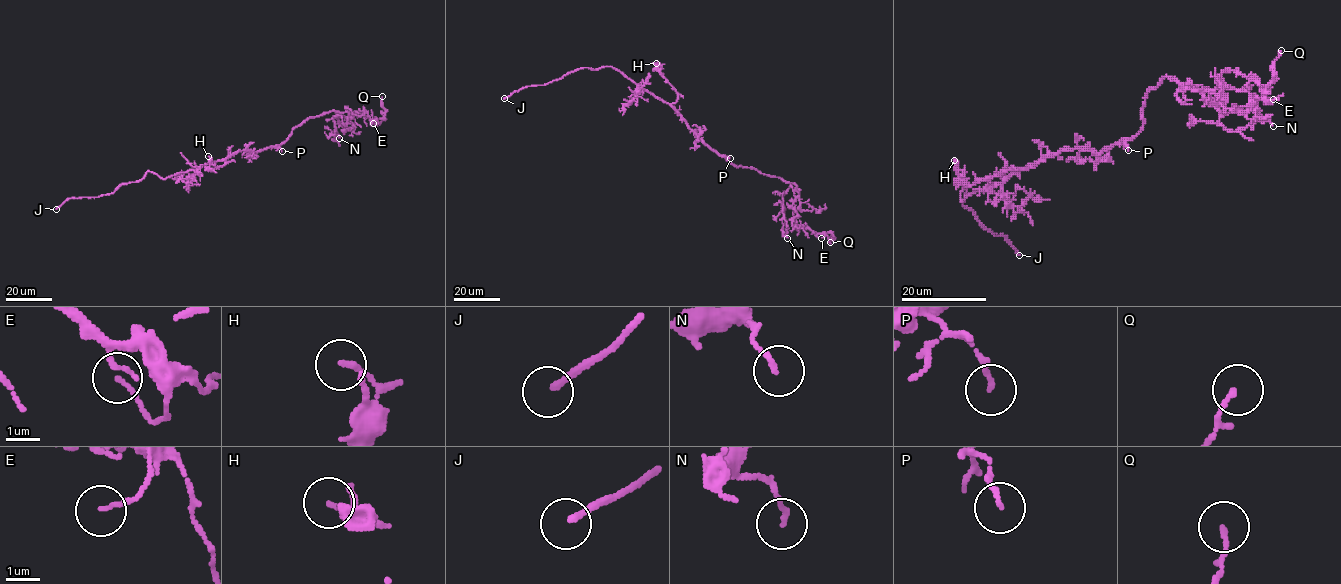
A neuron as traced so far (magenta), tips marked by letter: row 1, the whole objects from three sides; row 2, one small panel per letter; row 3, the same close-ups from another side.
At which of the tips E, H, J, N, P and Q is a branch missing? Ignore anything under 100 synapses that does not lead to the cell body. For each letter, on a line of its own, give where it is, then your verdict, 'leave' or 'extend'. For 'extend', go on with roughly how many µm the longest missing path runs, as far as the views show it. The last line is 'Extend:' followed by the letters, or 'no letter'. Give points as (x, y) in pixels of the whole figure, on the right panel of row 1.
E: (1273, 99) | leave
H: (954, 160) | leave
J: (1019, 255) | extend | 5 µm
N: (1273, 126) | leave
P: (1128, 150) | leave
Q: (1281, 50) | leave
Extend: J

